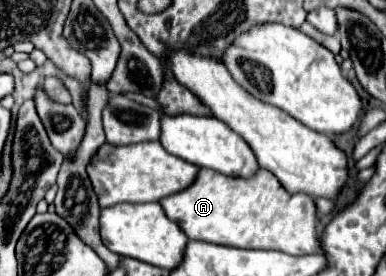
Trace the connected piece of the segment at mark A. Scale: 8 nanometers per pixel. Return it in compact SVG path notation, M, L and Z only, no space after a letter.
M203 168L185 192L163 198L161 206L165 208L165 214L181 226L189 240L233 248L279 250L285 254L321 252L315 200L305 194L289 194L269 170L259 170L253 178L233 178Z

